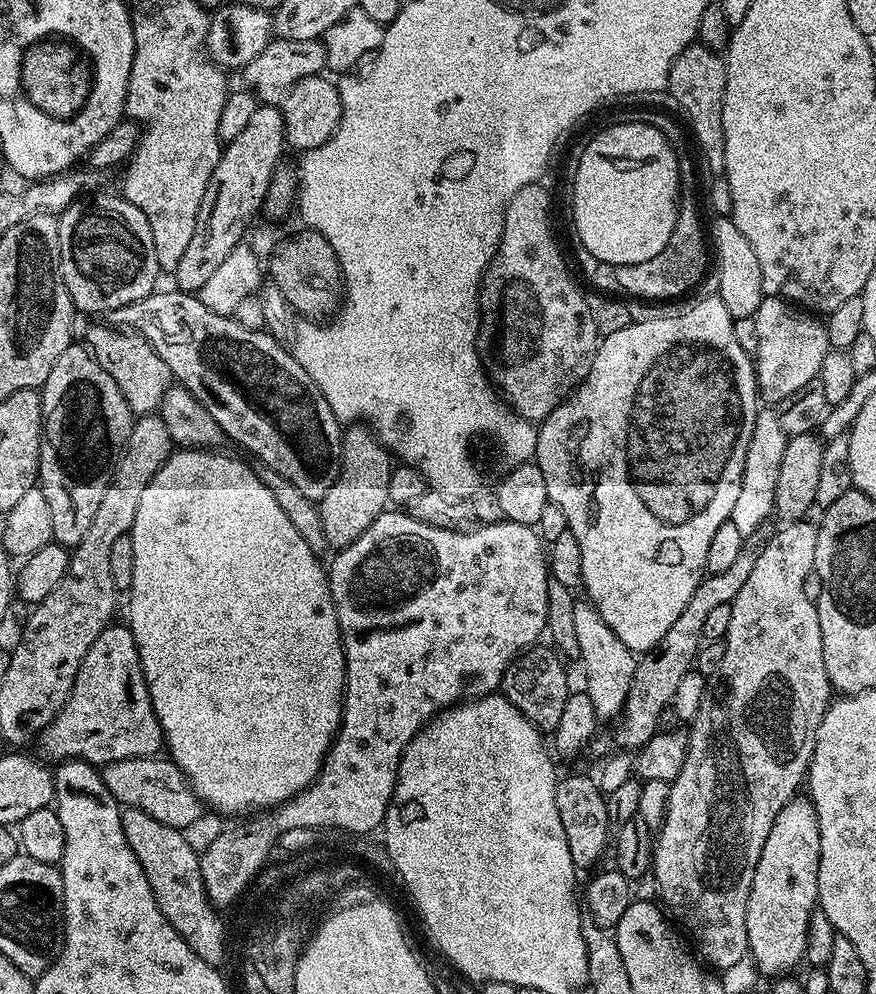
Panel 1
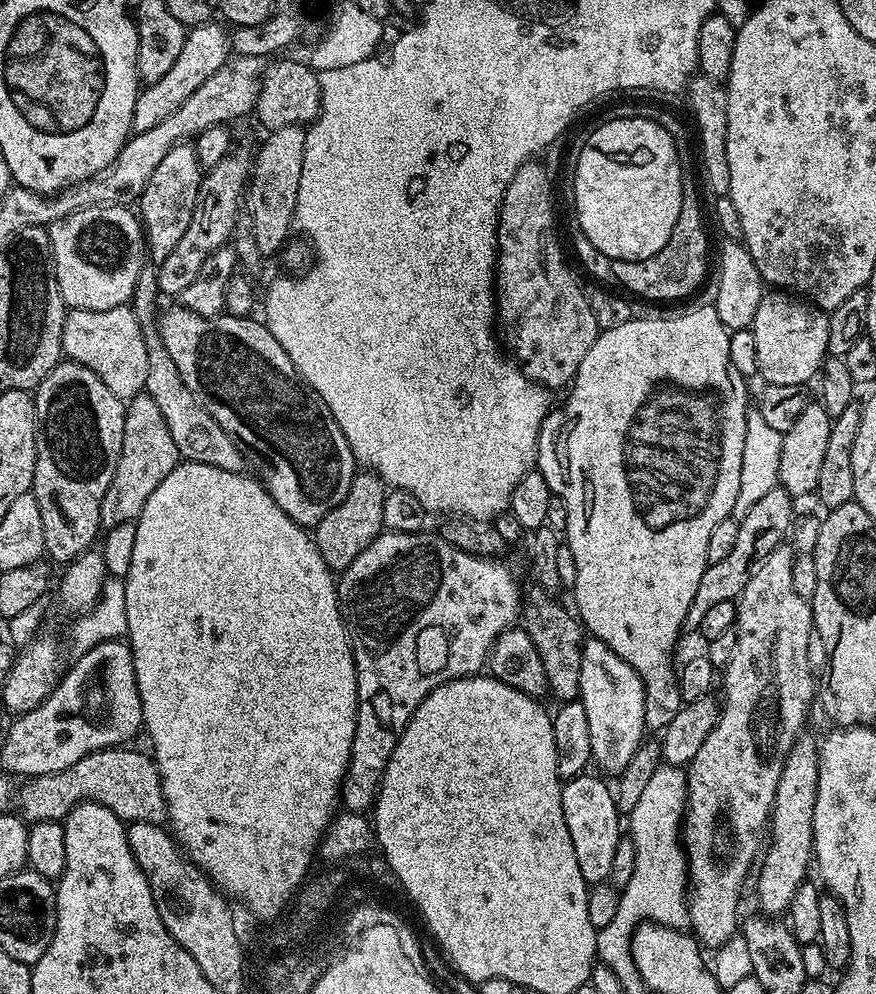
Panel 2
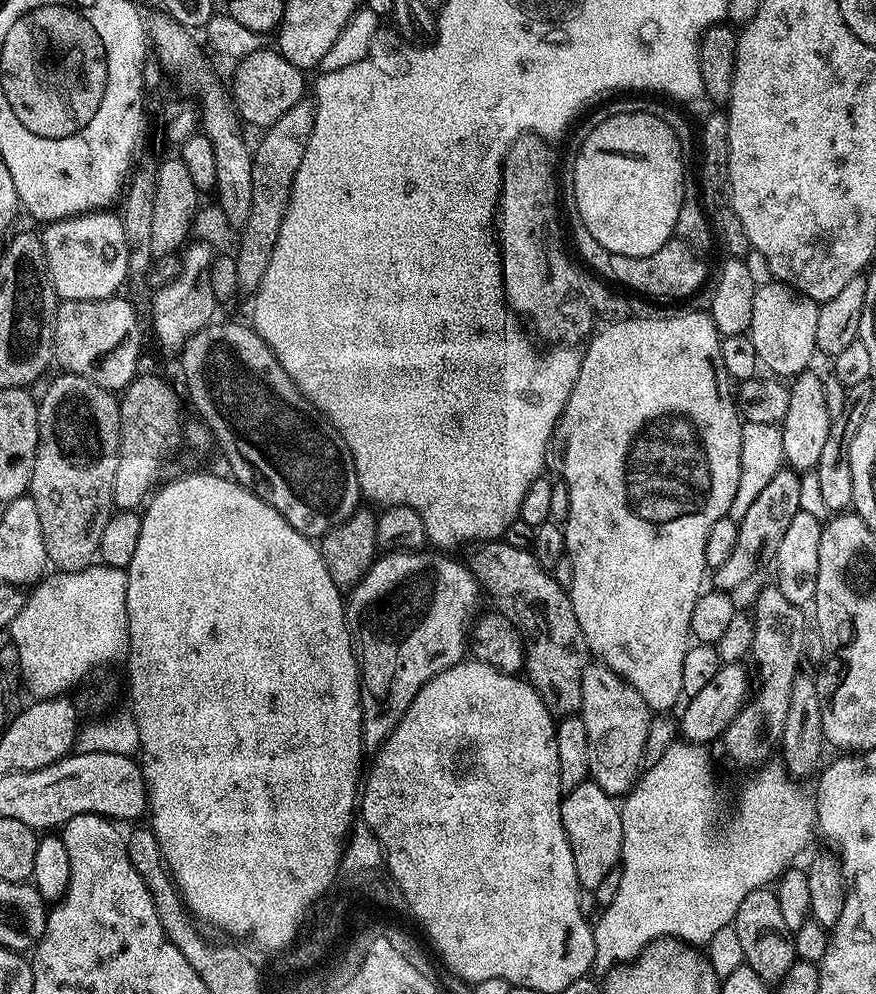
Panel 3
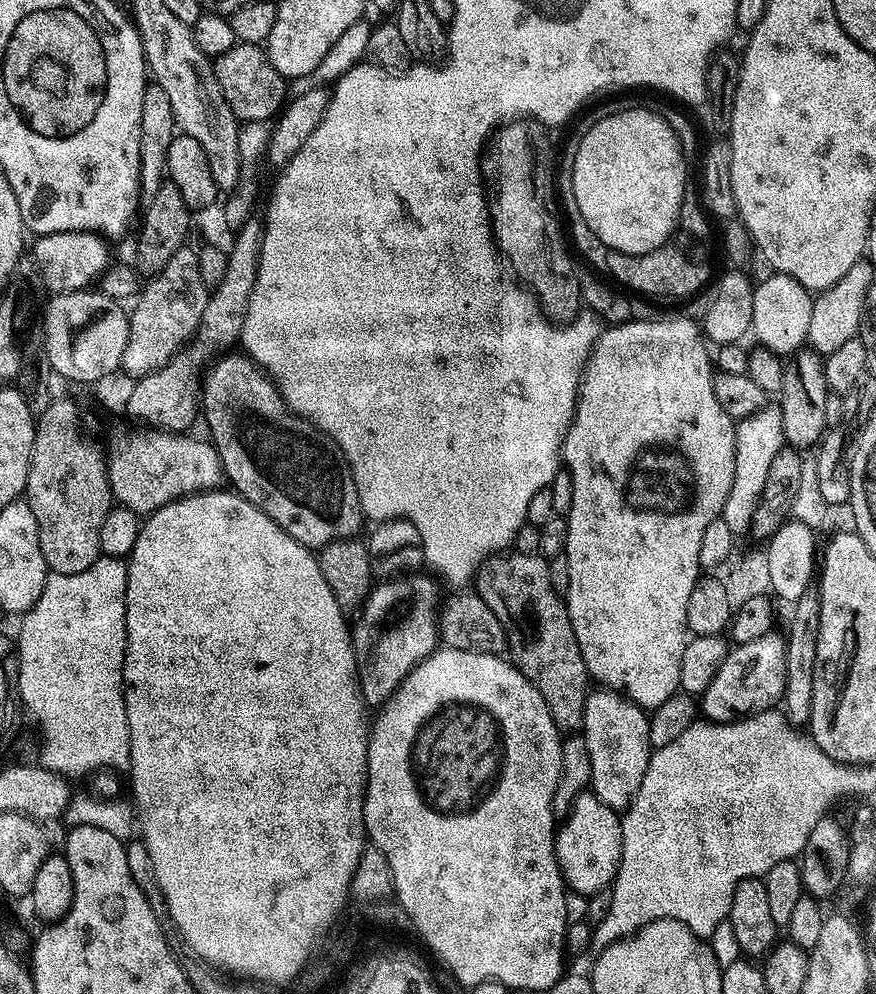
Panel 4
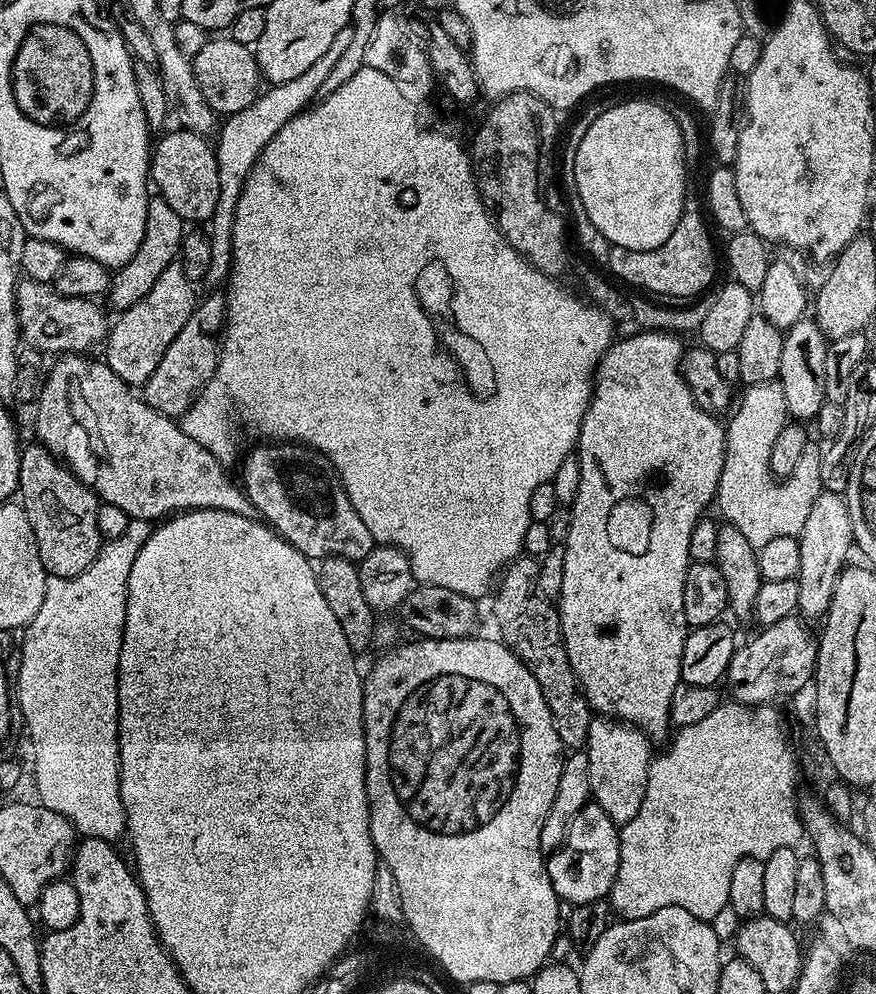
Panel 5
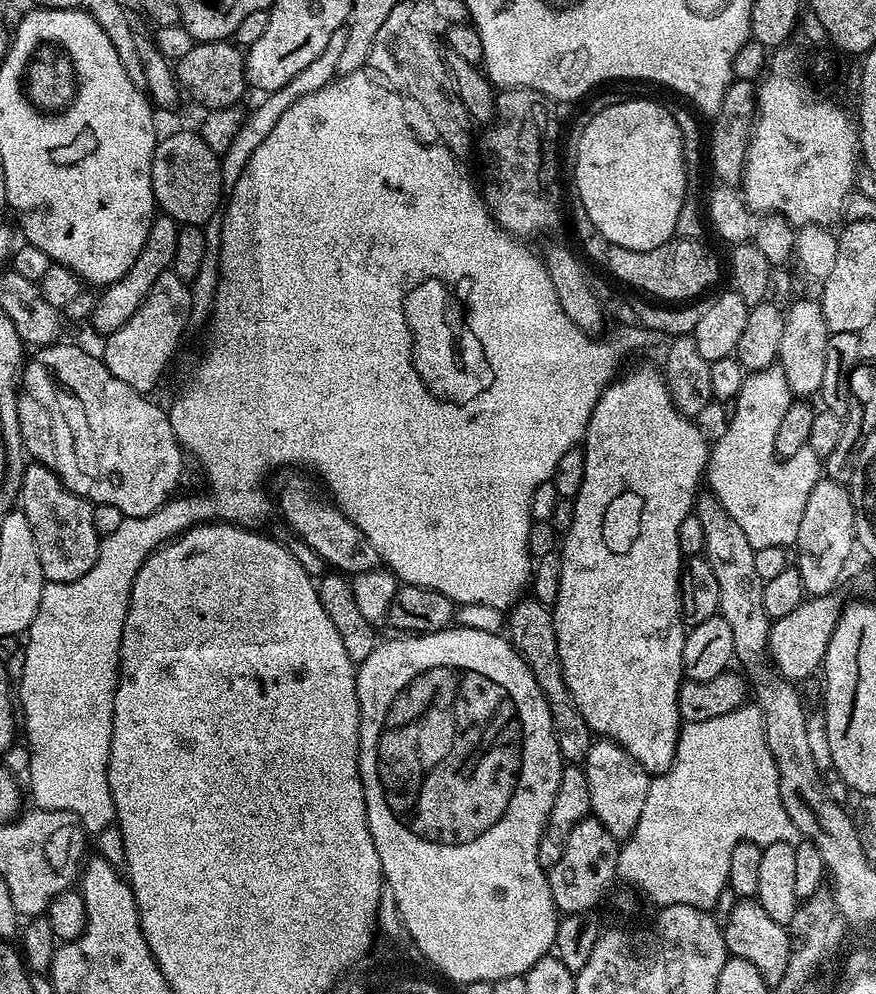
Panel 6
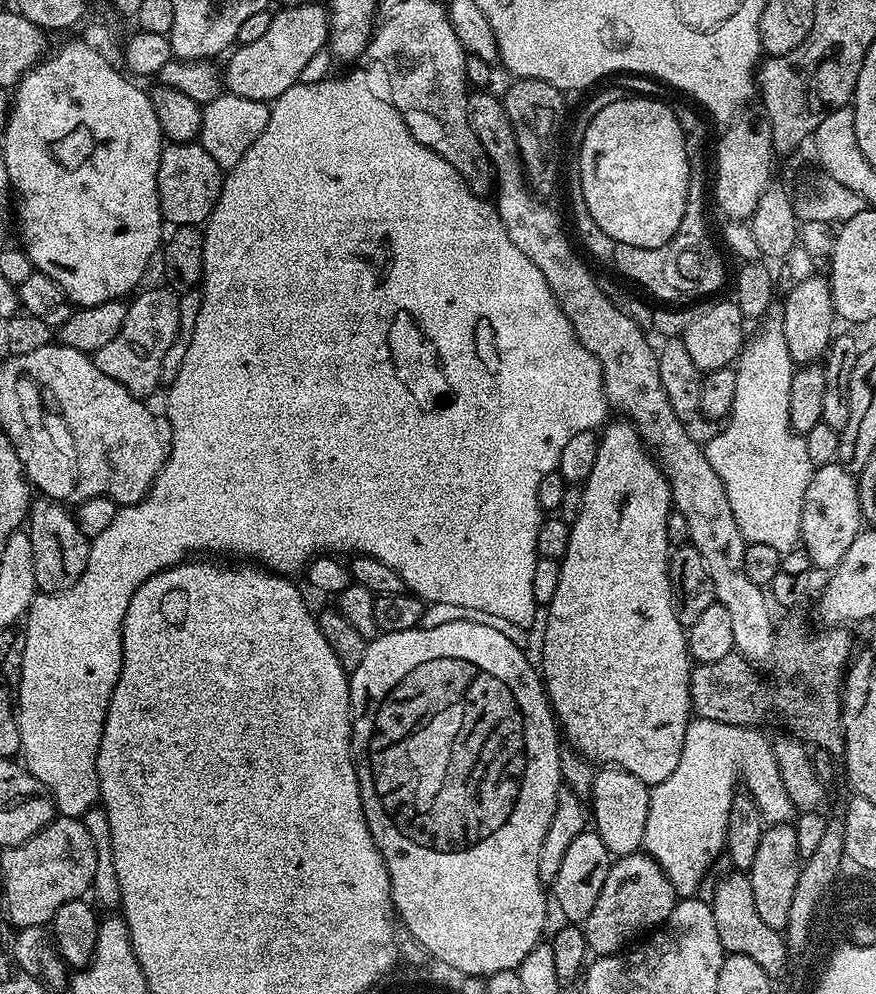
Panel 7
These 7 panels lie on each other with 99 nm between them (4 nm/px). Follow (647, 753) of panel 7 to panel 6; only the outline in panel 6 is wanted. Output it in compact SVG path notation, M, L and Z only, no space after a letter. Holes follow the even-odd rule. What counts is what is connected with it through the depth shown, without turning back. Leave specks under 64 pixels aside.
M659 371L632 372L629 376L623 376L608 385L602 398L594 406L594 414L584 432L582 447L586 458L586 478L582 482L582 490L578 490L574 498L573 525L562 536L562 547L559 549L562 582L558 586L556 605L550 611L554 622L554 638L558 642L558 658L562 664L562 678L568 687L574 706L578 706L578 714L586 718L588 728L597 737L613 741L621 748L625 748L642 765L645 772L659 774L665 772L674 762L676 743L682 727L678 710L678 694L680 685L685 679L682 646L686 625L680 598L682 557L678 546L678 525L682 523L682 518L686 518L693 511L698 495L696 487L702 484L702 477L708 467L710 444L709 441L704 441L703 434L692 425L695 423L689 417L683 416L674 406L667 383L662 379Z

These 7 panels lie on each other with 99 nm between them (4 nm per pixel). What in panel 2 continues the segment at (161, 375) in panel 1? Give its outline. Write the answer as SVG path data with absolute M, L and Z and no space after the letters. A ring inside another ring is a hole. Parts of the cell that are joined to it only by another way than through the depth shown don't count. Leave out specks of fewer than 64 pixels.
M128 304L122 306L114 306L114 310L78 310L77 308L65 311L64 325L62 326L62 346L64 347L63 355L67 357L73 364L81 364L90 370L94 370L94 374L98 374L98 378L102 378L102 382L106 382L106 386L110 390L114 390L114 394L122 401L129 401L133 396L141 395L145 391L144 383L146 382L147 370L147 352L146 345L143 342L142 330L139 329L138 321L132 313L131 307Z

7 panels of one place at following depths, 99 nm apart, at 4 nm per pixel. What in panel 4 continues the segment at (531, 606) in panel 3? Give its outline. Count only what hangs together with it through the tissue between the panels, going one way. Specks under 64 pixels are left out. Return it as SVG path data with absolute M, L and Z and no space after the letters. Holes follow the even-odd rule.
M515 550L489 556L474 577L474 591L482 598L482 602L486 602L486 606L490 606L490 610L494 610L494 618L502 622L506 652L511 663L535 686L538 694L542 694L556 727L564 734L579 733L584 727L584 703L590 691L590 677L586 662L582 662L582 650L578 650L578 638L574 638L568 605L561 593L550 586L548 560L540 554L531 556Z

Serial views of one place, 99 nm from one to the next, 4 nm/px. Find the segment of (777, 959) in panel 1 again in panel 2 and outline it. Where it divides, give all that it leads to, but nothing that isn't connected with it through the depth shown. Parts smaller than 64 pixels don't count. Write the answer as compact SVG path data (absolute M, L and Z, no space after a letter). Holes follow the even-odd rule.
M801 734L799 738L794 742L794 746L790 750L790 754L786 758L786 766L782 770L782 778L778 782L778 790L774 794L774 802L772 803L772 810L770 813L770 836L772 832L772 841L767 841L766 852L768 848L768 854L764 858L764 865L760 868L760 877L756 880L756 896L760 899L759 911L764 914L784 914L787 913L790 902L794 898L794 894L798 890L798 886L802 886L809 879L808 876L808 864L813 863L814 860L814 845L816 839L814 838L814 802L818 798L818 774L820 773L820 750L818 747L818 740L814 737L808 736L809 734Z

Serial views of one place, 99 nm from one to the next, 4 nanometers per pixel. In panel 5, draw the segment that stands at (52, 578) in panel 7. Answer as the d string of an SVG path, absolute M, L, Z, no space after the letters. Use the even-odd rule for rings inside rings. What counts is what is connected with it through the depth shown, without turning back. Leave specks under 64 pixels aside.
M32 442L20 453L20 487L19 499L30 520L31 529L34 530L34 538L37 539L38 554L41 556L42 566L45 567L48 576L58 578L74 578L94 562L94 558L100 553L102 537L98 530L98 510L101 501L92 489L87 488L77 476L71 472L68 465L53 456L43 444Z

